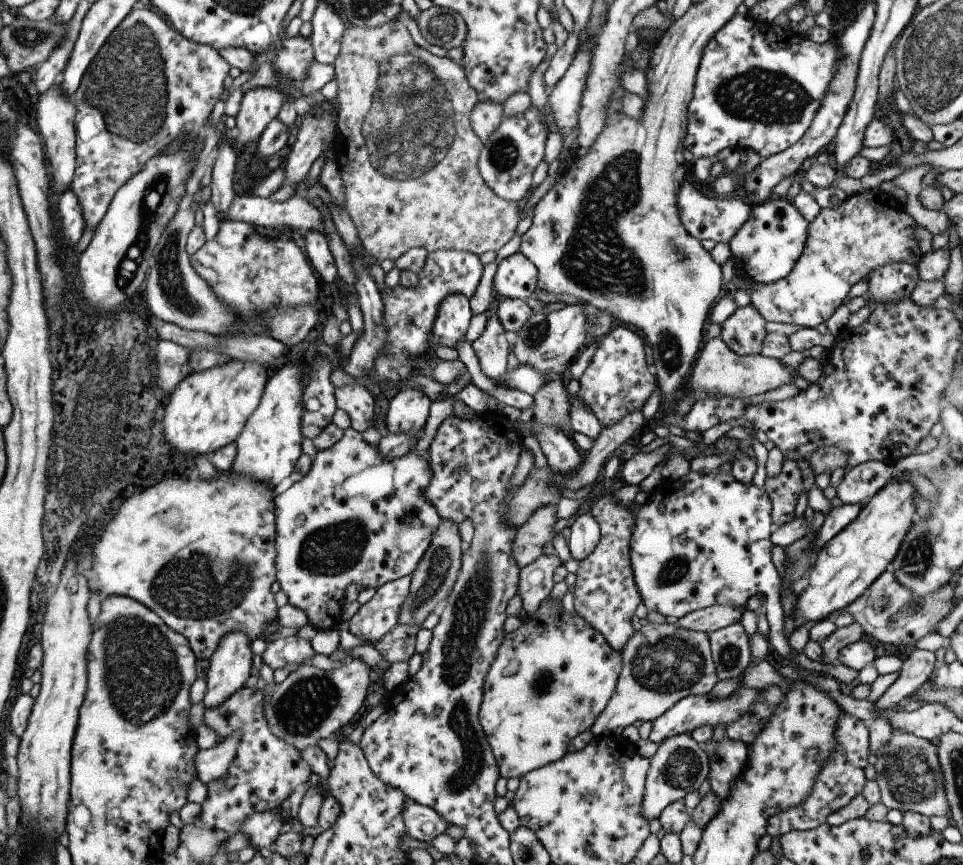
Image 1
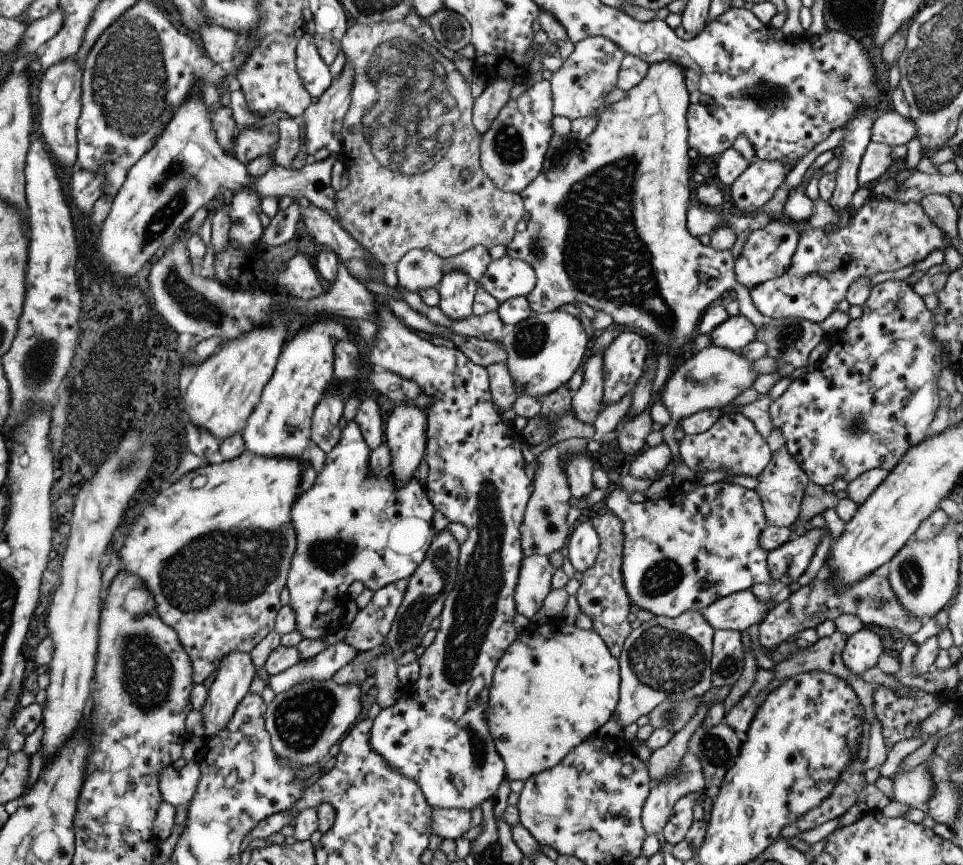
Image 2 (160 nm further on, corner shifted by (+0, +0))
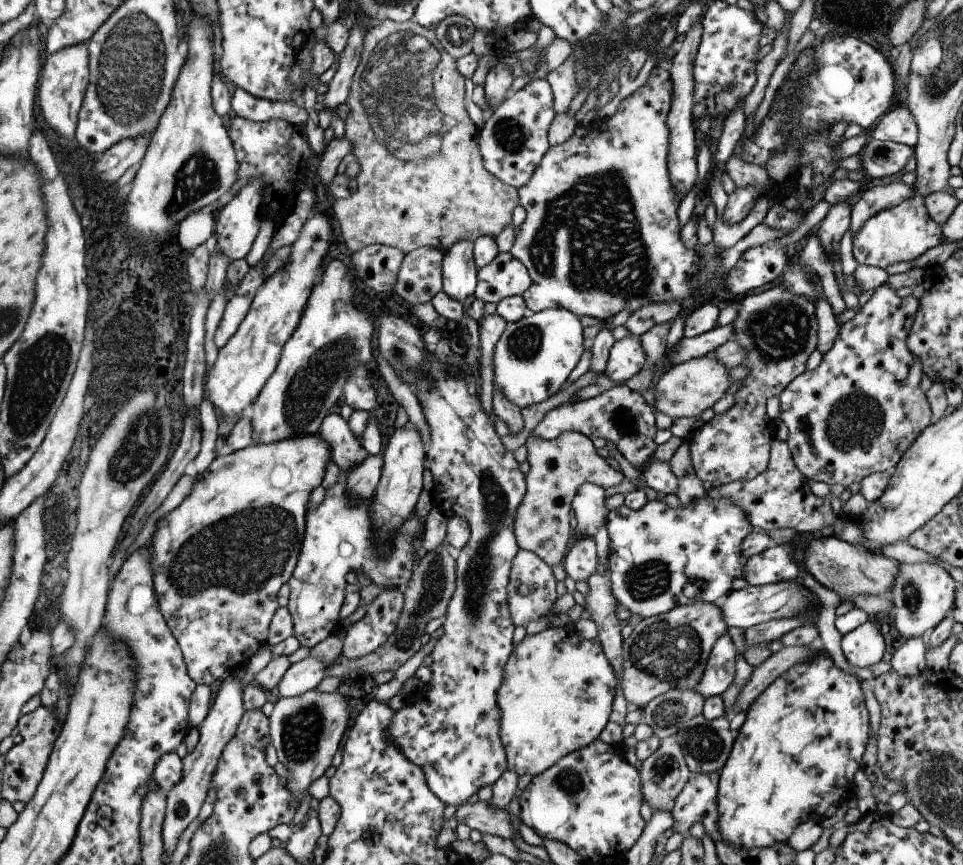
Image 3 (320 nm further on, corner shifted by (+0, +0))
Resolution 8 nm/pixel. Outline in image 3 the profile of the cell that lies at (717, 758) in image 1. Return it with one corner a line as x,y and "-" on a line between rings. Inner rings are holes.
699,714
672,738
679,744
683,761
691,774
721,770
735,737
735,732
729,731
728,721
725,716
707,720

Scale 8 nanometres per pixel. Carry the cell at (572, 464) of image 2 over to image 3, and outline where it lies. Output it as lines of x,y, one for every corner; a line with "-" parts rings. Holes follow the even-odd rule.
584,482
571,501
575,516
573,533
579,532
580,538
593,538
593,534
606,526
606,516
609,512
605,507
605,489
599,485

